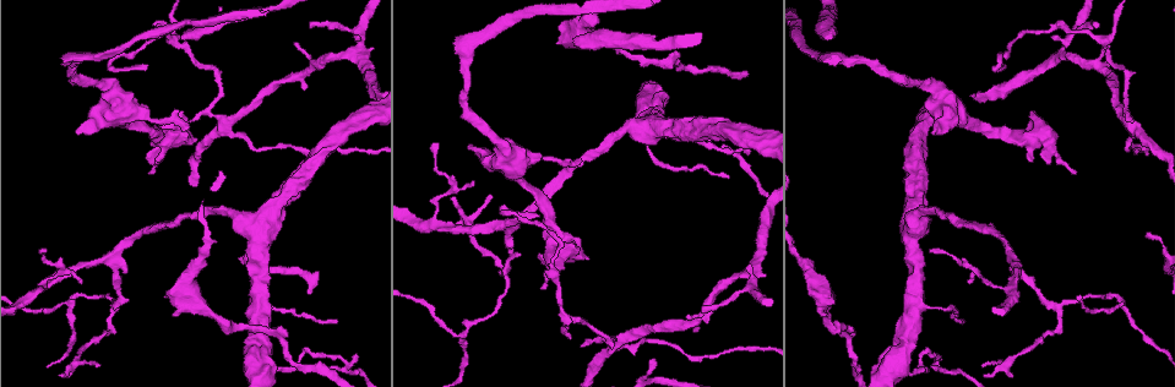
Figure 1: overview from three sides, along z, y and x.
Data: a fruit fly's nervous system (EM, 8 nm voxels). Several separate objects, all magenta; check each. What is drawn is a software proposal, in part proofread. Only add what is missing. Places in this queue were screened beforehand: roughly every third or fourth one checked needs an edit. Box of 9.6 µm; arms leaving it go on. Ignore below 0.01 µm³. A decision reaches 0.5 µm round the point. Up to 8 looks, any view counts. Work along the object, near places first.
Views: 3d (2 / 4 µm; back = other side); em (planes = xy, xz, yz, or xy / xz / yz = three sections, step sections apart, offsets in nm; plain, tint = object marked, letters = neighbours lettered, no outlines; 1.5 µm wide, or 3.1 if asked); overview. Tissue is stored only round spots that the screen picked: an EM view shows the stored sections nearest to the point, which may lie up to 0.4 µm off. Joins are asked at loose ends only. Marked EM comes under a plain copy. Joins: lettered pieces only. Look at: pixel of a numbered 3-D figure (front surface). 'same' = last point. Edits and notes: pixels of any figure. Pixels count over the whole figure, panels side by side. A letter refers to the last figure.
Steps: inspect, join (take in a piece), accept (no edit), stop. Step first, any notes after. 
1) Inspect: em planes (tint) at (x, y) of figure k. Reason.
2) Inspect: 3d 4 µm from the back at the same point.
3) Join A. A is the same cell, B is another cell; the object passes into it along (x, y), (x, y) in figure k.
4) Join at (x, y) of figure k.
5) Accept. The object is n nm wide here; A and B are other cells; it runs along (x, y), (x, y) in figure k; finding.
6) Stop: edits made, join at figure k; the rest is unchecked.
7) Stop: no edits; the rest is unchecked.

Inspect: 3d 2 µm from the back at (539, 288) of figure 1. Free end.

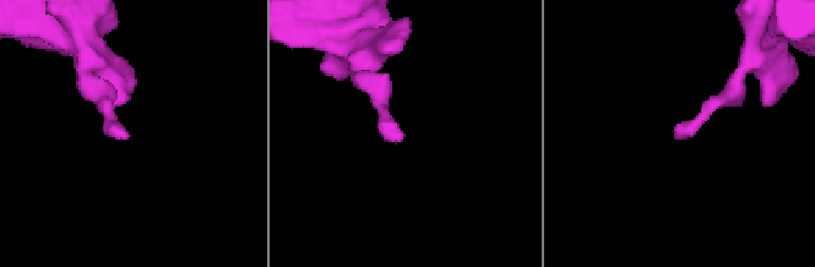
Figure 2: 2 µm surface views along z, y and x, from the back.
Inspect: em planes (letters) at (402, 135) of figure 2. Shape alone is not enough.

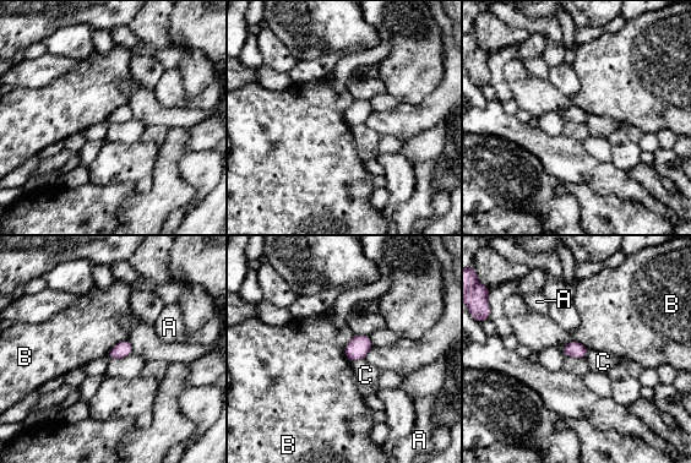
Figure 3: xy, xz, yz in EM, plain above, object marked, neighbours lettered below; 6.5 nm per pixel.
Accept. The object is 100 nm wide here; A, B and C are other cells; a border runs along (588, 348), (569, 342), (562, 353) in figure 3; no lettered piece goes on from it.

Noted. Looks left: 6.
Inspect: 3d 4 µm at (98, 366) of figure 1. Tapers out.

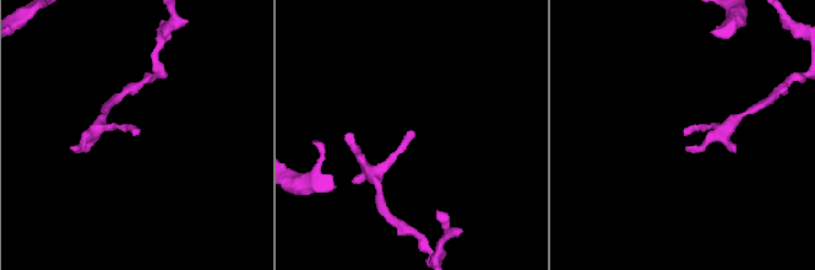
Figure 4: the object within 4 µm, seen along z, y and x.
Inspect: em planes (letters) at (139, 134) of figure 4. Need the tissue.

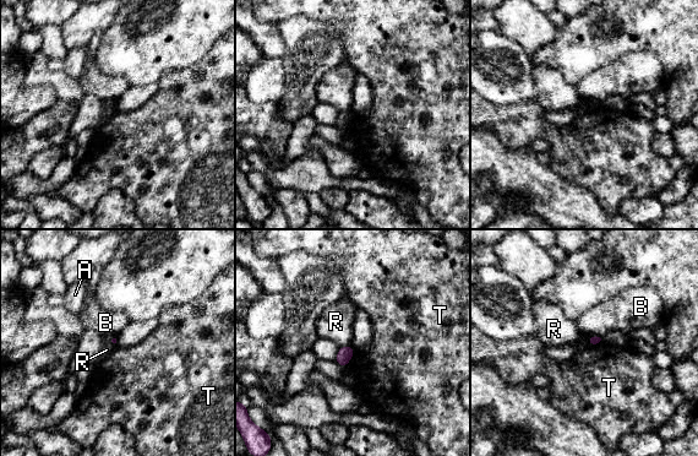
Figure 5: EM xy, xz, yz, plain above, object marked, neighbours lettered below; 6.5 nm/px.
Accept. A, B, R and T are other cells; a border runs along (354, 349), (350, 359), (342, 367) in figure 5; no lettered piece goes on from it.

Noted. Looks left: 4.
Inspect: 3d 4 µm at (576, 159) of figure 1. Thin end.

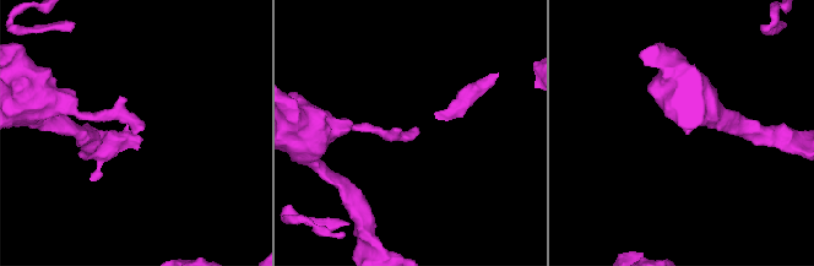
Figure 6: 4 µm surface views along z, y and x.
Inspect: em planes (letters) at (688, 134) of figure 6. Shape alone is not enough.

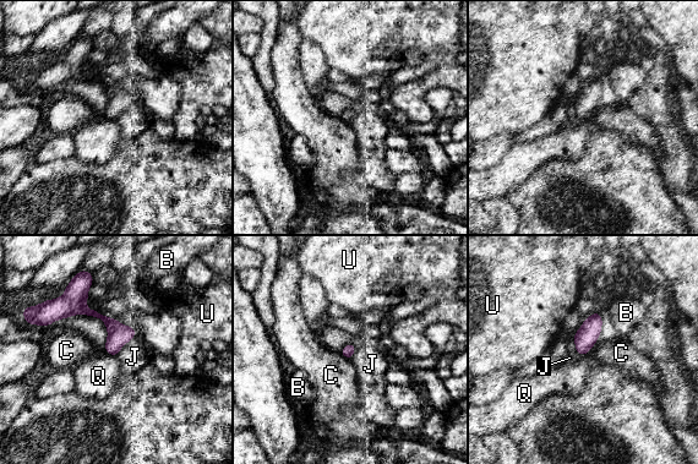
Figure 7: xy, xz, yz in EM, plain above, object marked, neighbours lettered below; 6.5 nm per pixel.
Accept. The object is 80 nm wide here; B, C, J, Q and U are other cells; it runs along (77, 290), (77, 301), (114, 328), (114, 351) in figure 7; none of them fits.

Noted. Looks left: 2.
Stop: no edits; the rest is unchecked.

